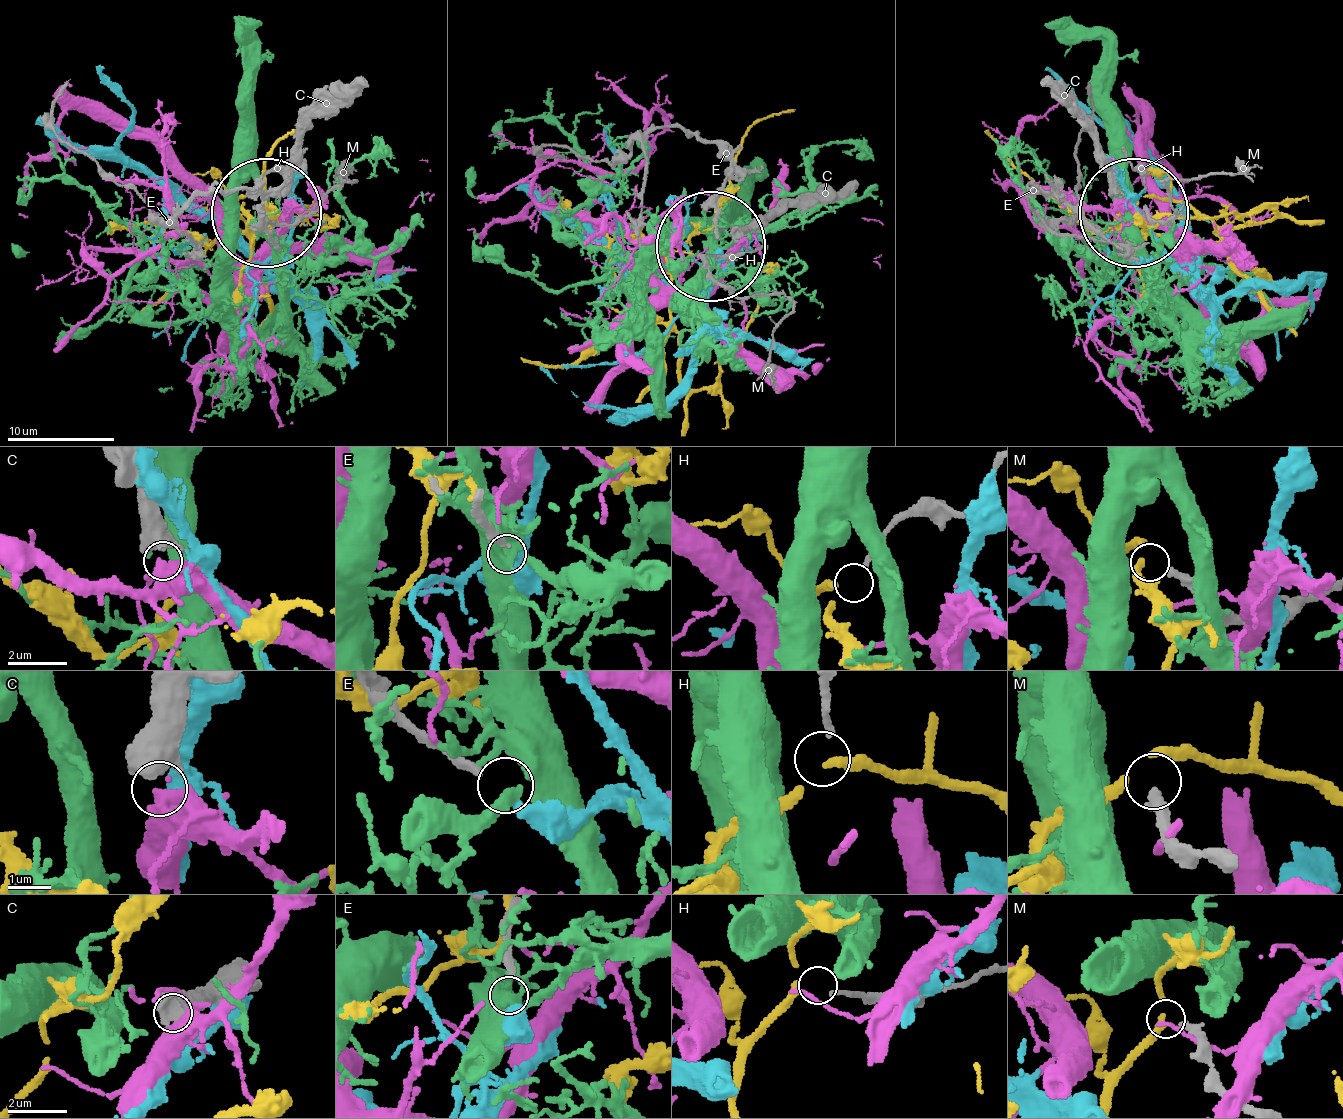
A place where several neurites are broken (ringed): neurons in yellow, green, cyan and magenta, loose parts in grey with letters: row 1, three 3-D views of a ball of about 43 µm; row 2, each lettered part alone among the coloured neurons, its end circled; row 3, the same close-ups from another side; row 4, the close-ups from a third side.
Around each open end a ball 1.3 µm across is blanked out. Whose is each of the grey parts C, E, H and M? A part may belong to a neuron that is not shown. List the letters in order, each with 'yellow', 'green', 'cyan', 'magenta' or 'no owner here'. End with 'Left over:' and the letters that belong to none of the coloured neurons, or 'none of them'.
C: magenta
E: cyan
H: yellow
M: no owner here
Left over: M

